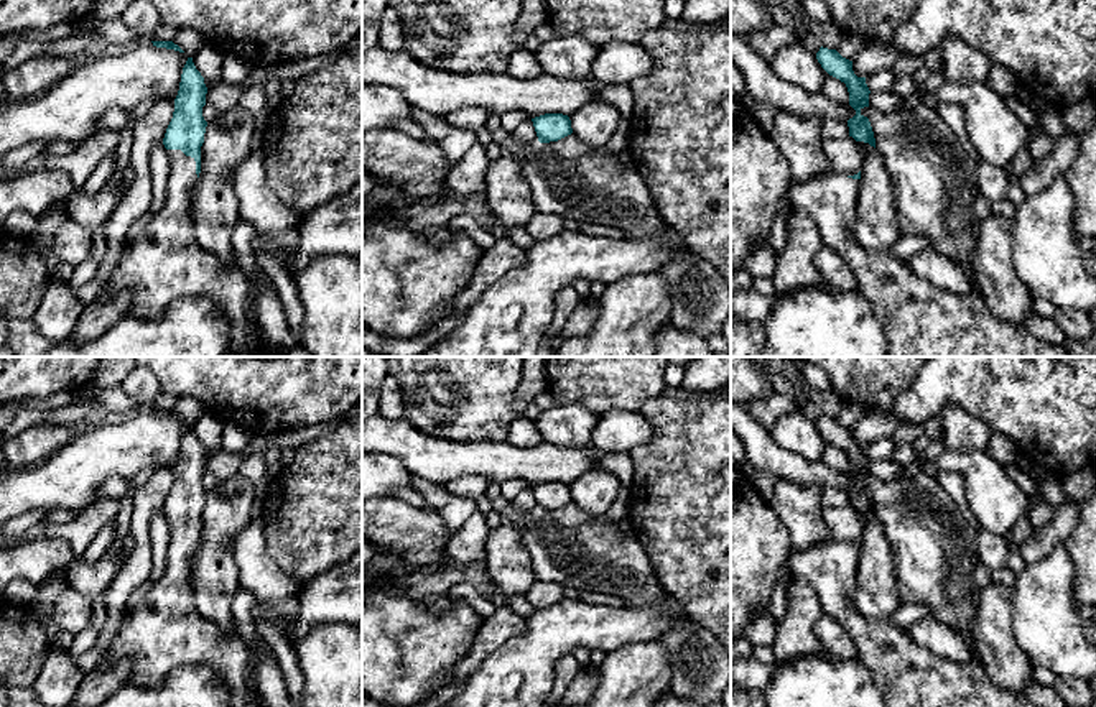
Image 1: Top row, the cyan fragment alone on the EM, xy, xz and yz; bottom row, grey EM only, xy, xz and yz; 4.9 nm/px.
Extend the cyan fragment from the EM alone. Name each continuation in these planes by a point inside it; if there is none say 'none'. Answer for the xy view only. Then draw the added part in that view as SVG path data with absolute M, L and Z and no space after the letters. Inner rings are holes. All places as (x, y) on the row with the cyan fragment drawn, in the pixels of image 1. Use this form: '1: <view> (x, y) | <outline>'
1: xy (163, 262) | M168 150L168 155L171 169L166 202L133 235L109 280L112 289L132 291L125 316L156 319L176 299L207 298L229 321L229 357L283 357L262 339L260 330L248 332L248 322L257 314L242 270L221 261L196 238L191 215L197 184L194 158L181 150Z

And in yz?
1: yz (919, 319) | M829 171L821 173L805 183L792 178L787 196L793 209L808 214L818 225L824 247L841 253L849 270L856 276L857 291L869 301L875 319L889 342L885 357L1073 357L1061 345L1043 340L1027 330L1022 324L1004 322L987 307L979 291L954 294L938 289L931 283L918 278L907 260L895 258L889 248L866 248L852 233L859 199L861 179Z

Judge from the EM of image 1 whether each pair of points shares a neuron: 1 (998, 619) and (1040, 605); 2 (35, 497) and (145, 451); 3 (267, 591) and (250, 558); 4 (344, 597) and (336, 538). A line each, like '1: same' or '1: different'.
1: different
2: same
3: same
4: different

